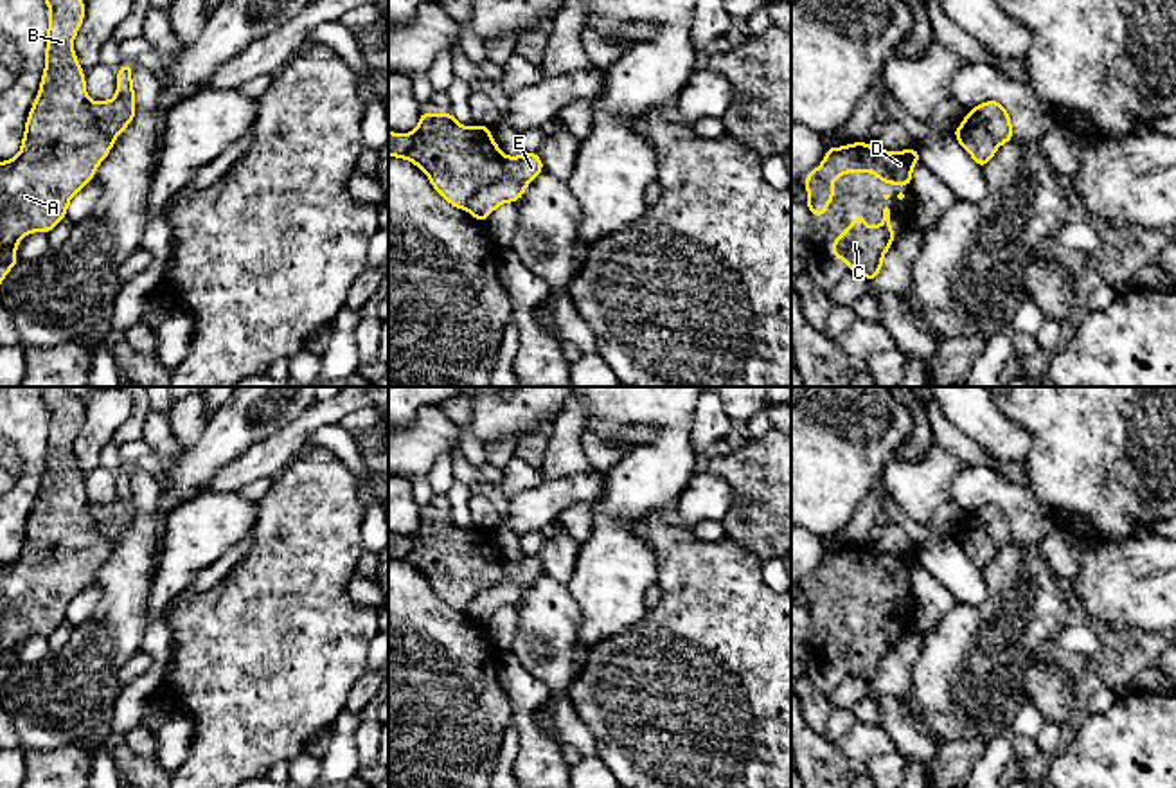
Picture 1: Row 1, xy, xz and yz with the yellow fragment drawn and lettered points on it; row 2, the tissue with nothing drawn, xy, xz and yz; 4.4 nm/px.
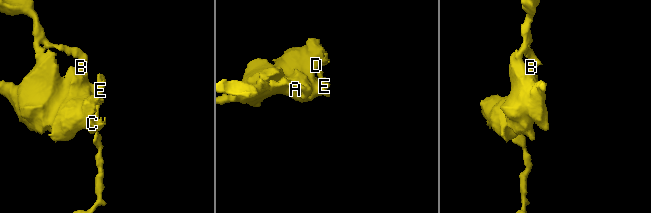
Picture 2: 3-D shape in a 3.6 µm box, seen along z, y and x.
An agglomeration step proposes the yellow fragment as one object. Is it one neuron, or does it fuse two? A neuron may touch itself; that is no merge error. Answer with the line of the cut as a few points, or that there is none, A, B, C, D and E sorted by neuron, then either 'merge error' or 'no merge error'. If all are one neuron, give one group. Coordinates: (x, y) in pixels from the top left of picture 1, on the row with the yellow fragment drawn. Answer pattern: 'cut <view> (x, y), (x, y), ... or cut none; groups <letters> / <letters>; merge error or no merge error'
cut xz (504, 157), (502, 175), (484, 186), (466, 207); groups A B C D / E; merge error

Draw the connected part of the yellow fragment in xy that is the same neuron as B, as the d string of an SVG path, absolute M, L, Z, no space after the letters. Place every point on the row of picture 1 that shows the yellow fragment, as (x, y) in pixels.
M45 0L50 9L47 67L29 112L20 153L0 162L0 282L18 264L16 245L29 232L50 232L70 198L113 148L92 115L72 41L83 0Z

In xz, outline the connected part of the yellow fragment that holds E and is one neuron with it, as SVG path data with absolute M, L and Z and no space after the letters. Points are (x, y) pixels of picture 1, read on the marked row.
M538 153L503 157L502 167L502 178L482 187L468 205L468 212L480 221L486 221L498 205L518 201L529 182L543 173L543 162Z

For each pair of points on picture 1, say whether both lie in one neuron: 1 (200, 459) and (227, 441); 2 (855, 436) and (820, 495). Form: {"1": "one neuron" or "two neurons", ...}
{"1": "one neuron", "2": "one neuron"}

